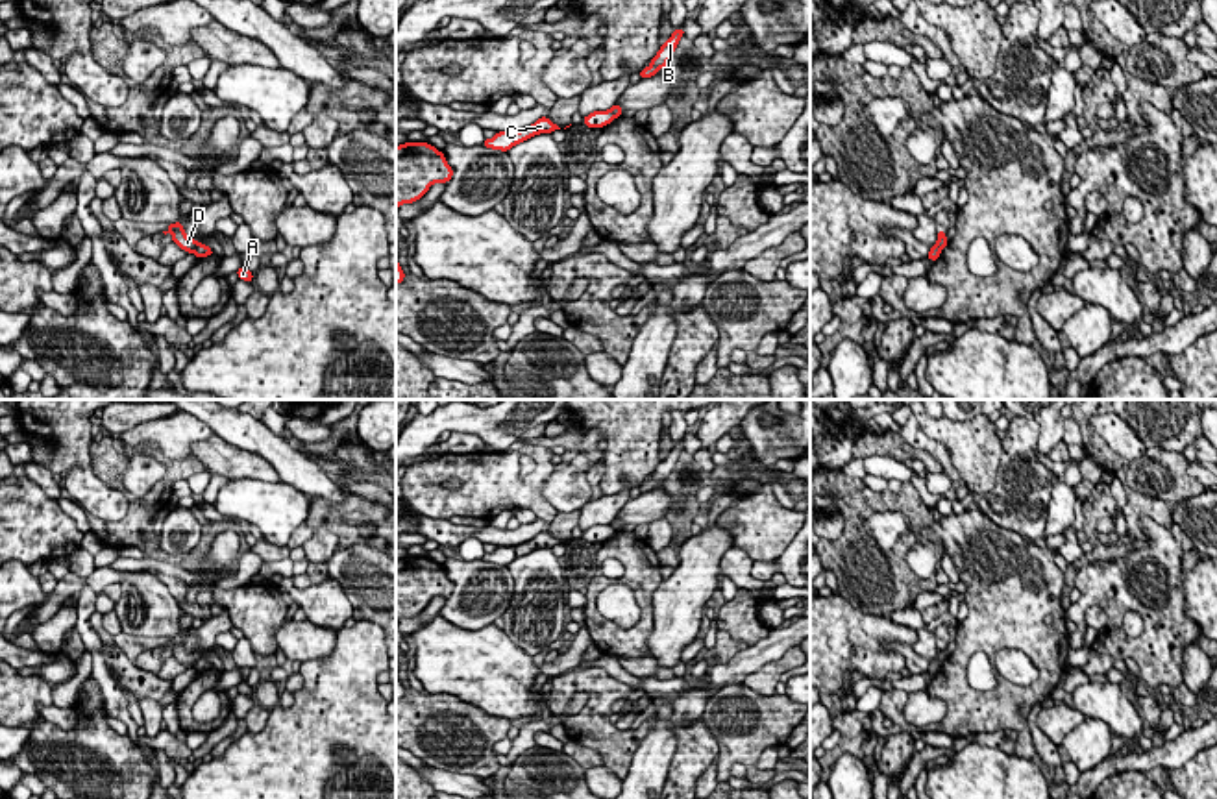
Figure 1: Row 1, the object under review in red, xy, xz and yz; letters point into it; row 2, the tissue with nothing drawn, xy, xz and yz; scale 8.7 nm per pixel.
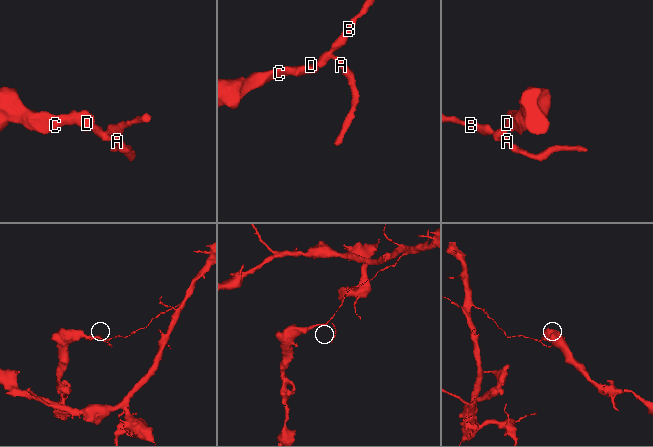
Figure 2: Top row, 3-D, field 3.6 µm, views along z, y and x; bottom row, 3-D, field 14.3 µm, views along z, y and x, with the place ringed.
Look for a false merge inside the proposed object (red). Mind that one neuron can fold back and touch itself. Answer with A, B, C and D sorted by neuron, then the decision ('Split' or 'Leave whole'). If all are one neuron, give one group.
Groups: A B / C D. Split

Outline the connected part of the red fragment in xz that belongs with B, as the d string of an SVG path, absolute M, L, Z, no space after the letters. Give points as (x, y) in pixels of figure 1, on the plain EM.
M679 442L671 448L671 451L660 461L657 470L651 473L651 479L640 485L640 494L653 492L660 483L668 479L682 449L684 442Z

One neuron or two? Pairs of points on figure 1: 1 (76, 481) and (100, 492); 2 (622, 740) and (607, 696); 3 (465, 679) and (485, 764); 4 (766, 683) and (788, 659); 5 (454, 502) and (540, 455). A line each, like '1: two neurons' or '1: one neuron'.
1: one neuron
2: one neuron
3: two neurons
4: one neuron
5: one neuron

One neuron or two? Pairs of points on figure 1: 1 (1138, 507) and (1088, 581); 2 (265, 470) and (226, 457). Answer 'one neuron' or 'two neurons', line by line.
1: two neurons
2: one neuron

